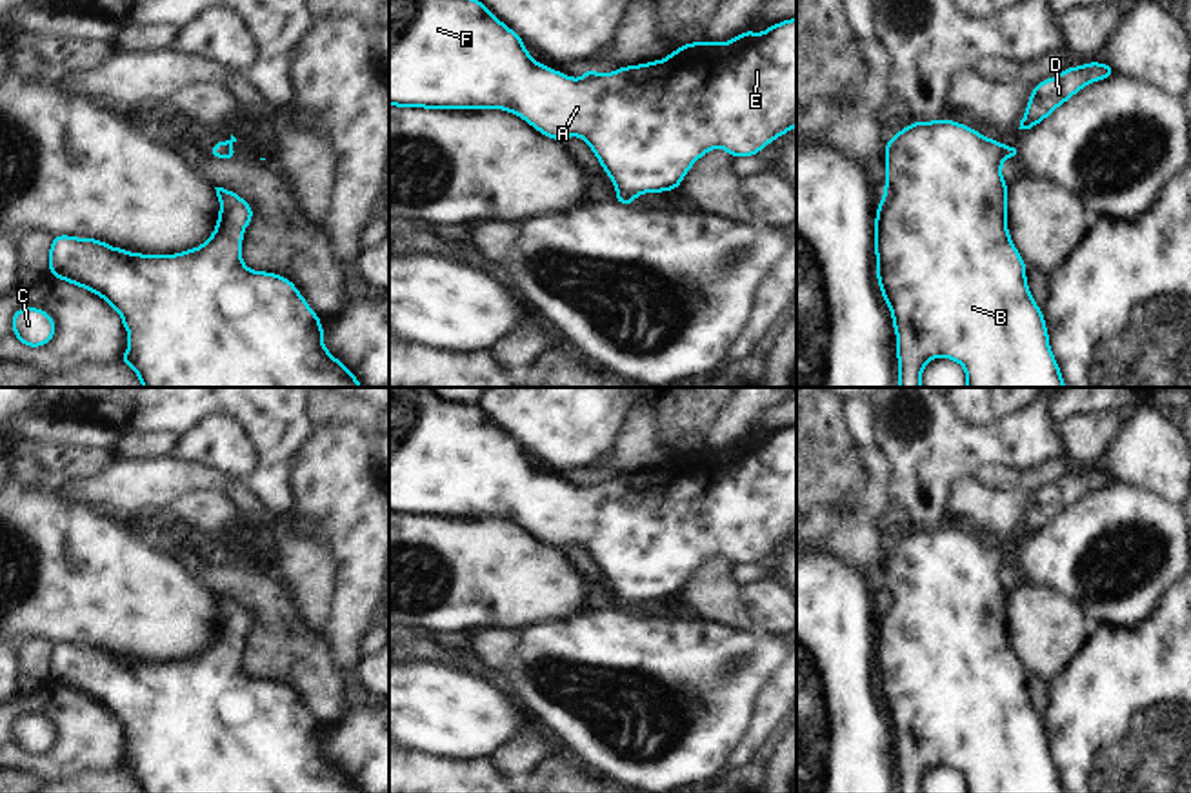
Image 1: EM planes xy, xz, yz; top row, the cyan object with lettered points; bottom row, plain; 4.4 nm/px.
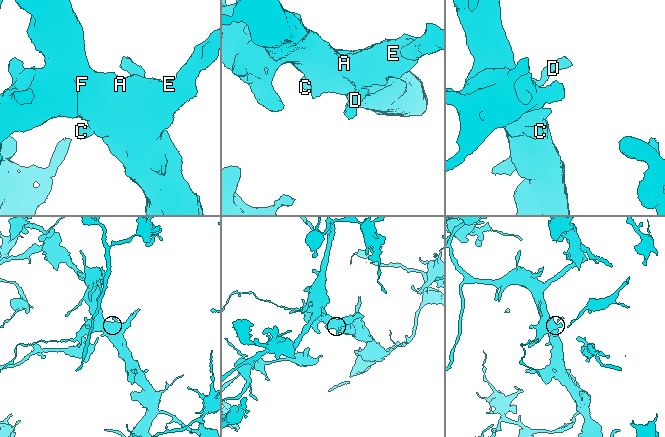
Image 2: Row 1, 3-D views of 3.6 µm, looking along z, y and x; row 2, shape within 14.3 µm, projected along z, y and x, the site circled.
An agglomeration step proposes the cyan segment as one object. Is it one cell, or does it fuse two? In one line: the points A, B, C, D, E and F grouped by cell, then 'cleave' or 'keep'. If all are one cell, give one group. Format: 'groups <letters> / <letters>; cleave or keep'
groups A B C D E F; keep

